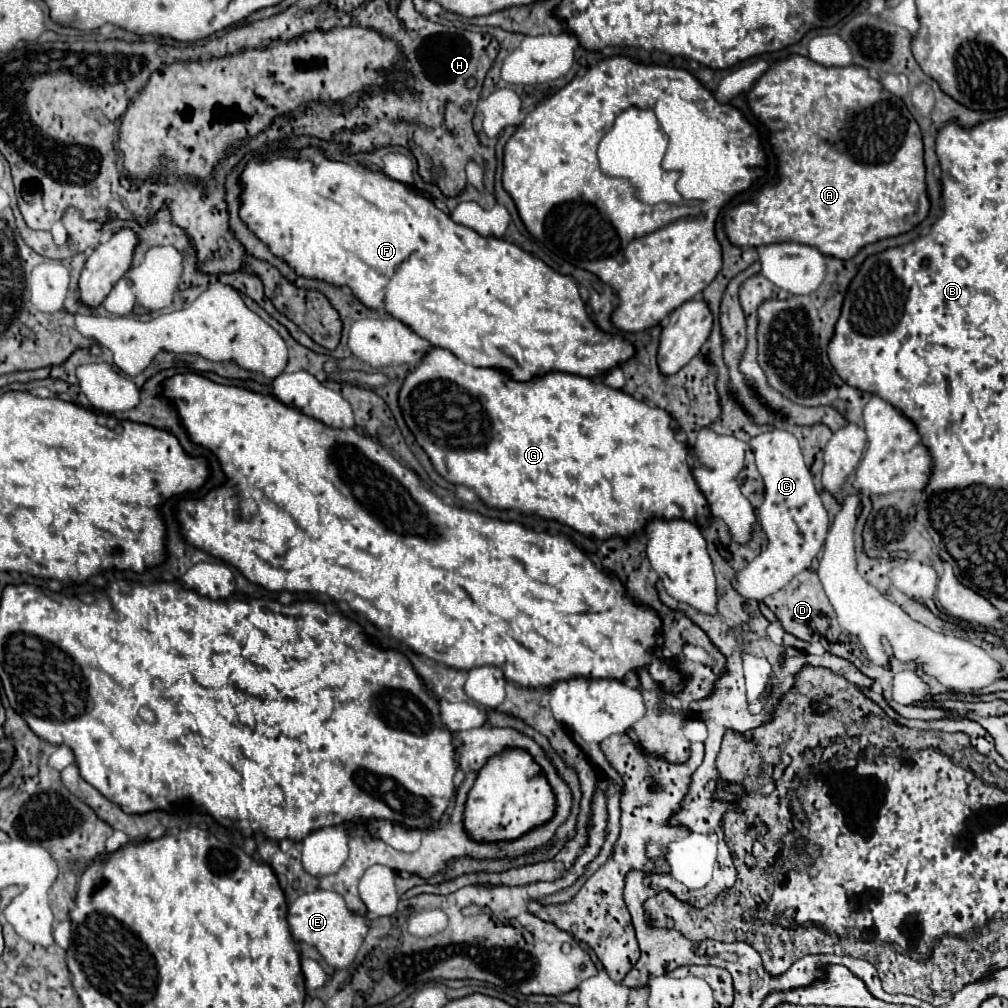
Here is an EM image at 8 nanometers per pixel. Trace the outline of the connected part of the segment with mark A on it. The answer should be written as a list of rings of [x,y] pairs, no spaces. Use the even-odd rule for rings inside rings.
[[[793,54],[793,56],[789,56],[789,58],[785,58],[785,60],[781,60],[781,62],[777,62],[777,64],[773,64],[773,66],[771,66],[771,68],[769,68],[769,70],[767,70],[767,72],[765,72],[765,74],[763,74],[763,76],[761,76],[761,78],[759,78],[759,80],[757,80],[757,82],[755,82],[755,84],[753,84],[753,88],[751,88],[751,90],[749,90],[749,94],[747,94],[747,104],[749,104],[749,108],[751,108],[751,112],[753,112],[753,116],[755,116],[755,118],[757,118],[757,120],[759,120],[759,122],[761,122],[761,124],[763,124],[763,126],[765,126],[765,128],[767,128],[767,130],[769,130],[769,144],[771,144],[771,148],[773,148],[773,154],[775,154],[775,158],[777,158],[777,178],[775,178],[775,180],[773,180],[773,182],[771,182],[771,184],[767,184],[767,186],[763,186],[763,188],[761,188],[761,190],[759,190],[759,192],[757,192],[757,194],[755,194],[755,196],[753,196],[753,200],[749,200],[749,202],[743,202],[743,204],[739,204],[739,206],[735,206],[735,208],[729,208],[729,210],[727,210],[727,212],[725,212],[725,216],[723,216],[723,226],[725,226],[725,232],[727,232],[727,238],[729,238],[729,242],[731,242],[731,244],[735,244],[735,246],[753,246],[753,248],[757,248],[757,246],[763,246],[763,244],[775,244],[775,242],[799,242],[799,244],[809,244],[809,246],[813,246],[813,248],[817,248],[817,250],[819,250],[819,252],[823,252],[823,254],[825,254],[825,256],[833,256],[833,258],[841,258],[841,260],[849,260],[849,258],[853,258],[853,256],[855,256],[855,254],[857,254],[857,252],[859,252],[859,250],[861,250],[861,248],[863,248],[863,246],[867,246],[867,244],[873,244],[873,242],[877,242],[877,240],[883,240],[883,238],[889,238],[889,236],[897,236],[897,234],[903,234],[903,232],[909,232],[909,230],[911,230],[911,228],[915,228],[915,226],[917,226],[917,224],[919,224],[919,222],[921,222],[921,220],[923,220],[923,218],[925,218],[925,216],[927,216],[927,212],[929,212],[929,198],[927,198],[927,186],[925,186],[925,166],[923,166],[923,140],[921,140],[921,130],[919,130],[919,126],[917,126],[917,122],[915,122],[915,120],[913,120],[913,116],[911,116],[911,112],[909,112],[909,110],[907,110],[907,106],[905,106],[905,104],[903,104],[903,100],[901,100],[901,98],[897,98],[897,96],[893,96],[893,94],[891,94],[891,92],[885,92],[885,90],[883,90],[883,86],[881,86],[881,84],[879,84],[879,80],[877,80],[877,78],[873,78],[873,76],[871,76],[871,74],[869,74],[869,70],[867,70],[867,68],[861,68],[861,66],[855,66],[855,64],[851,64],[851,66],[841,66],[841,68],[837,68],[837,66],[831,66],[831,68],[827,68],[827,66],[821,66],[821,64],[817,64],[817,62],[813,62],[813,60],[809,60],[809,58],[805,58],[805,56],[797,56],[797,54]],[[917,202],[919,202],[919,214],[917,214],[917,224],[901,224],[901,222],[903,222],[903,218],[907,218],[907,216],[909,216],[909,214],[913,214],[913,212],[915,212],[915,210],[917,210]]]

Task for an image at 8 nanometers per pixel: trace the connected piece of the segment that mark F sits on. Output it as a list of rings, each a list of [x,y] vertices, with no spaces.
[[[309,146],[299,156],[275,156],[271,160],[263,158],[263,160],[257,160],[257,162],[247,162],[245,170],[241,172],[241,186],[243,186],[243,192],[239,194],[239,200],[241,200],[239,218],[245,222],[245,226],[263,244],[269,246],[269,250],[277,258],[285,260],[297,272],[297,276],[323,280],[323,282],[329,282],[333,286],[347,286],[359,298],[359,302],[363,306],[367,306],[371,310],[383,310],[383,312],[391,314],[393,318],[397,318],[403,324],[407,324],[415,334],[419,334],[421,338],[425,338],[433,346],[439,346],[439,348],[445,348],[445,350],[453,352],[457,358],[461,358],[467,364],[485,366],[485,368],[503,368],[515,380],[523,382],[523,380],[531,380],[533,376],[547,374],[547,372],[553,372],[553,370],[569,372],[569,374],[577,374],[577,376],[585,376],[585,378],[593,378],[593,376],[601,376],[609,368],[617,366],[617,360],[625,360],[625,356],[629,356],[629,344],[625,344],[625,340],[621,340],[621,336],[603,334],[595,326],[595,322],[587,316],[585,302],[581,300],[579,288],[577,288],[577,284],[575,284],[575,280],[571,276],[555,272],[543,260],[531,256],[529,252],[521,250],[519,246],[515,246],[515,244],[511,244],[507,240],[493,238],[493,236],[481,236],[481,234],[477,234],[475,230],[471,230],[467,226],[455,224],[449,214],[445,214],[443,210],[439,210],[433,204],[433,200],[421,196],[419,192],[411,190],[403,182],[387,178],[381,170],[371,170],[371,168],[367,168],[363,164],[355,164],[353,166],[353,164],[329,160],[321,148]]]

